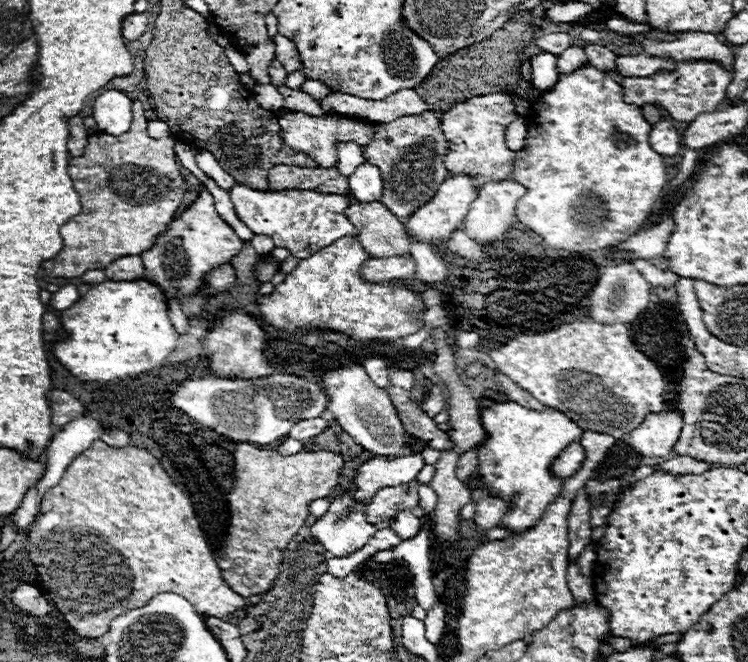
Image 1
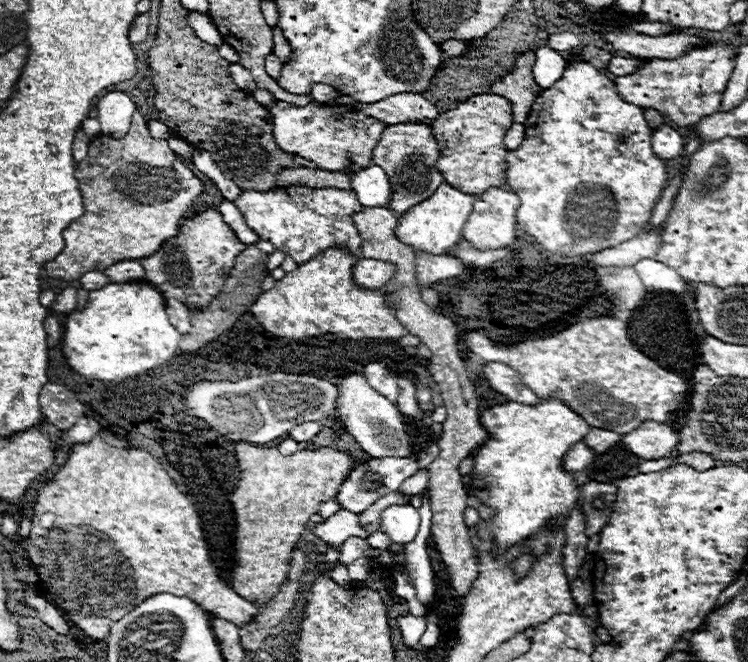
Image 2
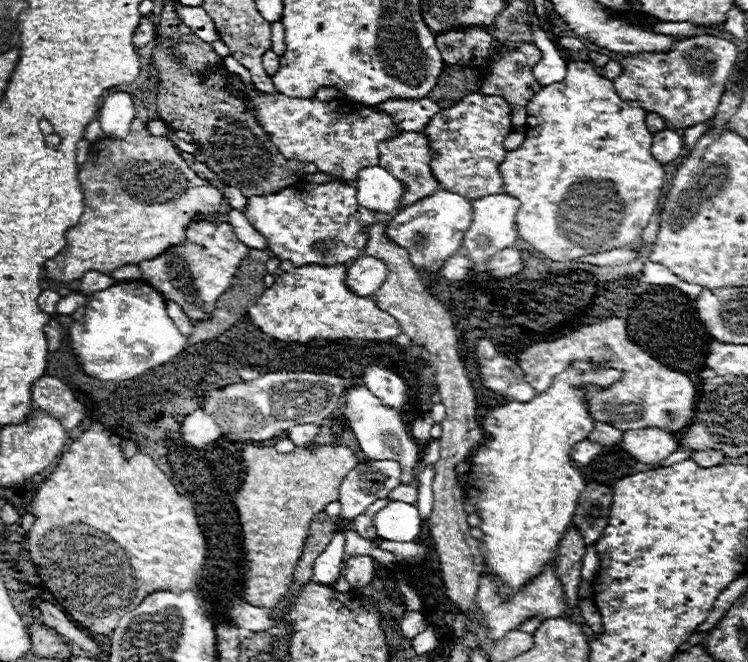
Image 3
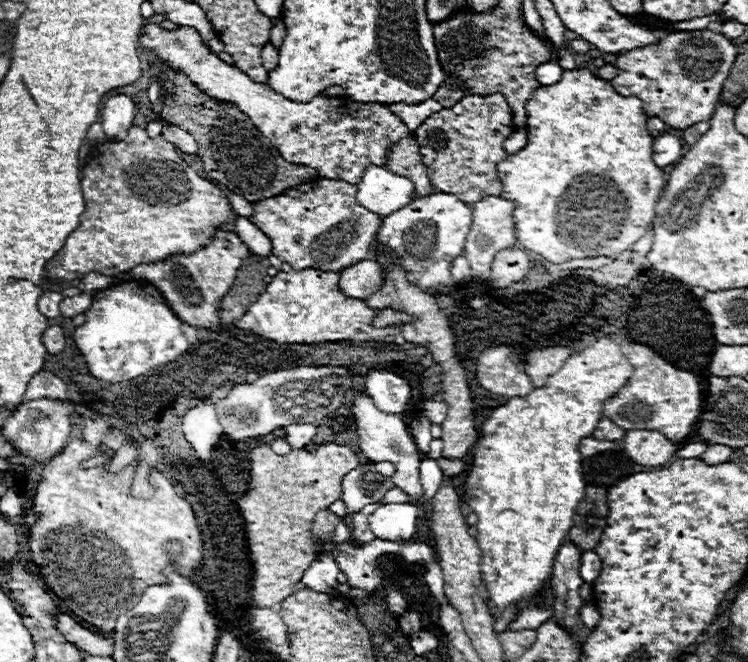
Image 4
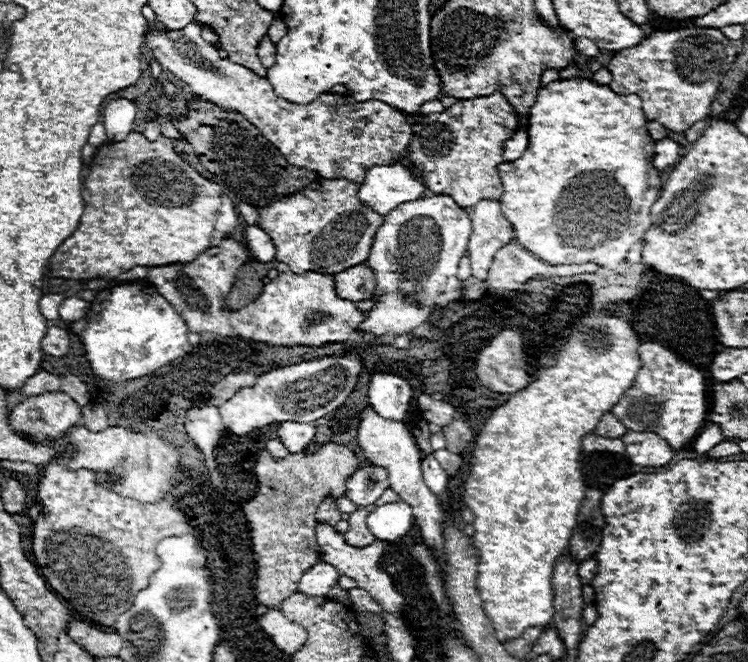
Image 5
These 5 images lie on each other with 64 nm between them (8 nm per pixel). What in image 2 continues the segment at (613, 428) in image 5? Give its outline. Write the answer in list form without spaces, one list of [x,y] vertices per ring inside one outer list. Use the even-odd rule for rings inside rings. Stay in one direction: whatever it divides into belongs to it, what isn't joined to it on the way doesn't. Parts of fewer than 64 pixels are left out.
[[[590,428],[590,434],[586,434],[586,438],[582,440],[586,446],[590,446],[596,454],[606,452],[610,446],[614,446],[616,442],[620,442],[620,436],[610,432],[610,430],[600,430],[600,428]]]

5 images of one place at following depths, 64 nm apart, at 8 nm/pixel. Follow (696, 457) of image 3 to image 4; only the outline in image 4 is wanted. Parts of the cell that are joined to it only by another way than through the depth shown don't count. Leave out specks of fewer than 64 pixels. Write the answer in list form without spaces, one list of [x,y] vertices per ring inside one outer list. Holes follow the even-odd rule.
[[[716,444],[716,446],[708,446],[708,450],[704,454],[700,454],[698,458],[704,462],[704,464],[718,464],[718,462],[724,462],[732,456],[732,450],[728,446],[722,446],[722,444]]]

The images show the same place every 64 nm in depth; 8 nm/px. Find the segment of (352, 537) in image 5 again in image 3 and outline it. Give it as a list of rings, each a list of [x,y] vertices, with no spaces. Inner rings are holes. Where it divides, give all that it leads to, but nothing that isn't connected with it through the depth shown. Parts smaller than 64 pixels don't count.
[[[382,498],[378,502],[374,502],[374,506],[368,506],[364,514],[360,514],[358,518],[354,518],[354,530],[362,536],[362,538],[368,538],[368,540],[374,540],[376,538],[376,528],[374,528],[374,514],[388,506],[390,504],[390,498]]]

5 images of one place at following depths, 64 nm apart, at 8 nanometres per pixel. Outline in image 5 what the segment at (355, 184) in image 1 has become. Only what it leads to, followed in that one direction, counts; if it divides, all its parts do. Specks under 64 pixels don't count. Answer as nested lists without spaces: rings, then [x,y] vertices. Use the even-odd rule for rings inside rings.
[[[372,166],[358,188],[360,202],[382,216],[398,204],[418,200],[424,194],[426,188],[402,166]]]

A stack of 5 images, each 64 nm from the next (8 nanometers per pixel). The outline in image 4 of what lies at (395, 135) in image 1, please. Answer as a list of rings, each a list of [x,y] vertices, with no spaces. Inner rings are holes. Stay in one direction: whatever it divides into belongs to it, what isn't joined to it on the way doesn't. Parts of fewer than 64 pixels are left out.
[[[414,136],[402,138],[394,146],[390,146],[388,160],[384,164],[390,172],[402,174],[414,182],[414,198],[422,198],[434,194],[434,186],[426,174],[426,166],[422,164],[420,146]]]

